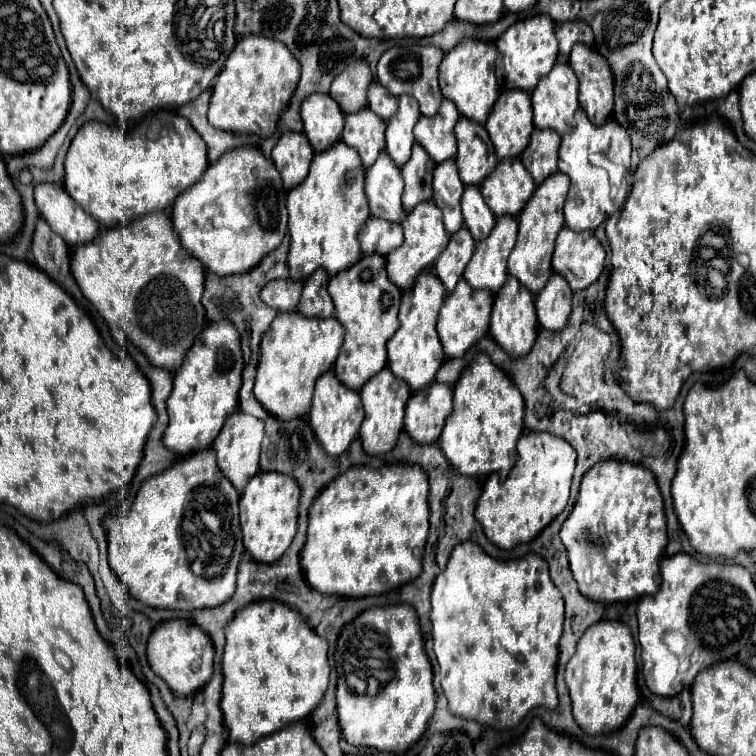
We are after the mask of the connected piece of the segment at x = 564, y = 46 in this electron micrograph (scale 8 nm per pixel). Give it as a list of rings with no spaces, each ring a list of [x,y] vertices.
[[[569,21],[555,29],[557,41],[559,41],[559,53],[563,57],[569,57],[571,47],[575,43],[583,43],[587,47],[593,45],[593,31],[585,21]]]

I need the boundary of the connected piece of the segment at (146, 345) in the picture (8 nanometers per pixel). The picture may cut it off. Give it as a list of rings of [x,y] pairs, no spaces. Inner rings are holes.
[[[163,211],[143,215],[123,229],[107,229],[93,243],[75,247],[71,257],[71,273],[81,293],[95,305],[99,315],[109,325],[119,323],[121,329],[137,341],[139,349],[145,353],[147,359],[151,359],[151,363],[155,363],[155,367],[177,371],[183,365],[187,349],[207,325],[205,309],[201,305],[201,295],[205,289],[205,269],[199,259],[183,251],[183,245],[173,231],[171,217]]]

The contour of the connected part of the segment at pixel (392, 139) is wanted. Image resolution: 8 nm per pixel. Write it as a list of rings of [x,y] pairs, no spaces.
[[[413,95],[399,97],[399,111],[387,123],[387,153],[397,167],[403,167],[411,157],[411,147],[415,145],[413,127],[421,117],[419,103]]]

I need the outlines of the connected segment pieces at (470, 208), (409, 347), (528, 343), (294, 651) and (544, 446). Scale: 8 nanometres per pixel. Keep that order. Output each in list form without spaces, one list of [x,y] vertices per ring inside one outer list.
[[[465,187],[465,193],[461,197],[461,207],[463,207],[465,227],[471,231],[473,239],[477,243],[487,239],[491,229],[495,227],[495,215],[483,201],[479,187]]]
[[[427,271],[423,275],[419,275],[419,279],[415,281],[415,287],[411,291],[403,293],[401,311],[399,311],[401,325],[395,331],[395,335],[387,341],[387,353],[389,353],[387,365],[391,367],[391,371],[395,371],[395,375],[399,375],[411,387],[411,391],[421,391],[427,385],[431,385],[435,381],[439,367],[445,361],[443,345],[441,345],[437,329],[435,329],[437,315],[439,315],[443,301],[445,301],[443,283],[439,283],[439,279]]]
[[[509,277],[503,289],[495,295],[493,315],[491,315],[491,335],[505,349],[505,353],[509,353],[515,359],[521,359],[531,351],[537,339],[537,329],[539,325],[537,325],[533,295],[515,277]]]
[[[279,601],[251,603],[243,611],[237,611],[235,619],[225,627],[225,655],[223,655],[223,717],[229,727],[231,741],[251,745],[257,739],[271,735],[293,721],[305,719],[319,703],[329,685],[329,663],[327,663],[327,641],[321,639],[301,615]]]
[[[547,433],[523,435],[517,451],[519,459],[505,481],[499,475],[487,477],[475,509],[475,517],[483,525],[487,539],[501,549],[533,541],[565,509],[577,461],[575,449],[565,439]]]

